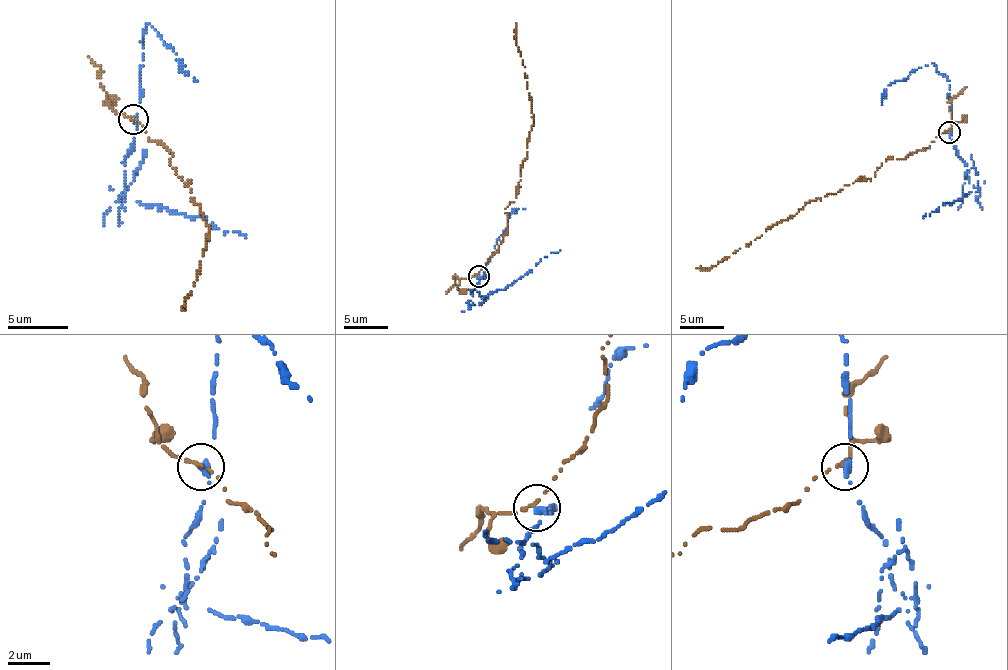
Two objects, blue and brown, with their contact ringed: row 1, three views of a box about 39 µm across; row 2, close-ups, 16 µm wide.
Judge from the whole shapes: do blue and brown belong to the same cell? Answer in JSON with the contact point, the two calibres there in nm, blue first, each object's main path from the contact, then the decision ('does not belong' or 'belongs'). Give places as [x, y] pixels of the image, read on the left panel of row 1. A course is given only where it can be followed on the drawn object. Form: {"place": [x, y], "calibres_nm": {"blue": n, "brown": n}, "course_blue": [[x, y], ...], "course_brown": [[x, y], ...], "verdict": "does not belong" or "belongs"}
{"place": [133, 119], "calibres_nm": {"blue": 360, "brown": 240}, "course_blue": [[134, 120], [131, 150], [125, 165], [125, 195], [179, 213], [203, 216], [218, 228], [245, 237]], "course_brown": [[134, 117], [152, 141], [173, 156], [170, 162], [209, 228], [185, 307]], "verdict": "does not belong"}

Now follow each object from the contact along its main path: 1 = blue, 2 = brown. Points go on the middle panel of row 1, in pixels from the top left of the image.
1: (479, 276), (472, 302), (512, 285), (540, 259), (560, 250)
2: (479, 274), (507, 230), (505, 209), (516, 198), (516, 187), (534, 126), (531, 99), (516, 43), (516, 23)

